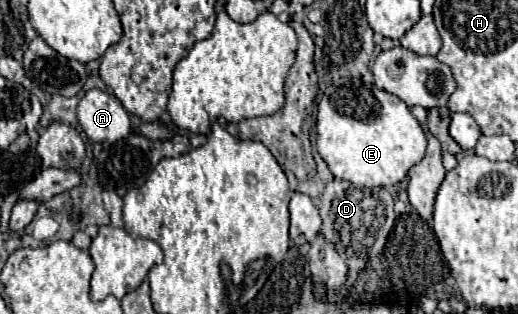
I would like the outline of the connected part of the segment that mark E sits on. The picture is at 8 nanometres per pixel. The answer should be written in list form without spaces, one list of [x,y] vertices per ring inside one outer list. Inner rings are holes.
[[[340,78],[330,84],[324,96],[318,102],[318,116],[316,116],[316,130],[318,130],[318,152],[328,164],[330,172],[338,180],[348,180],[354,186],[394,186],[408,176],[408,170],[416,166],[426,154],[426,134],[420,122],[414,118],[410,108],[400,102],[396,96],[382,92],[374,86],[366,86],[358,78]]]

